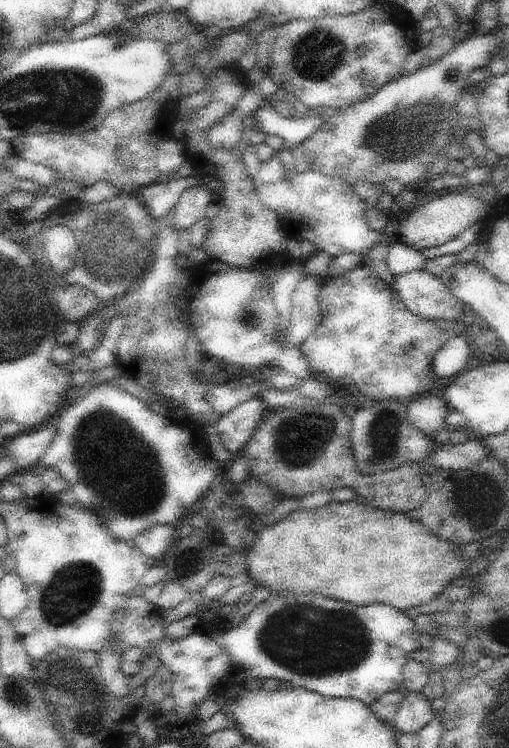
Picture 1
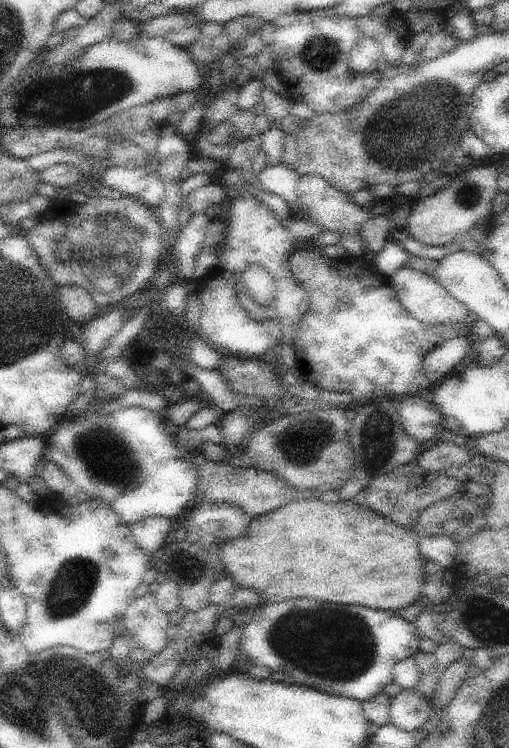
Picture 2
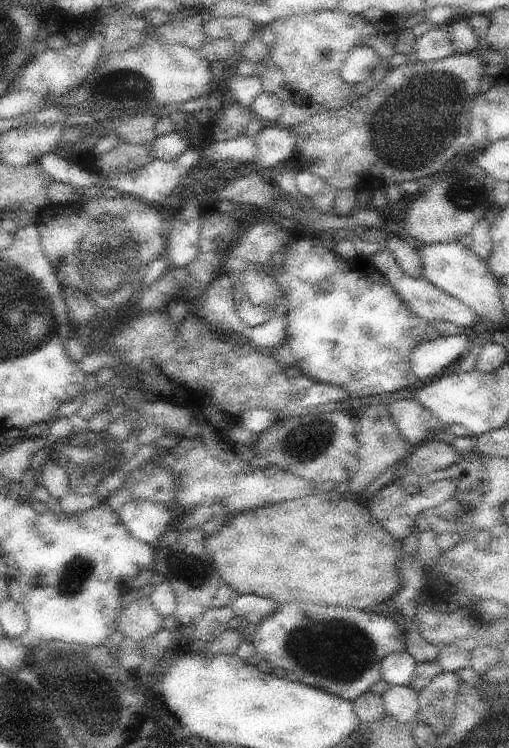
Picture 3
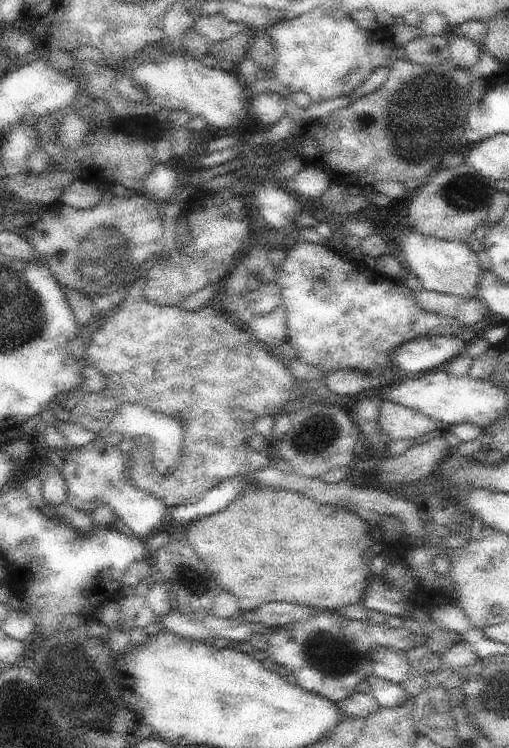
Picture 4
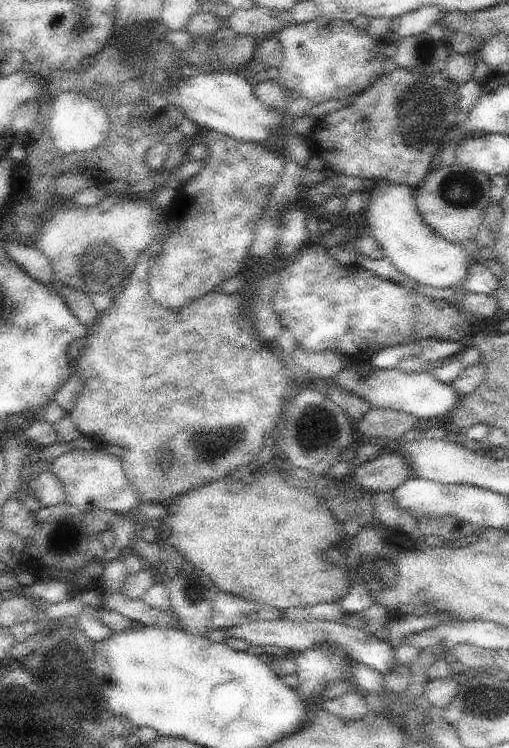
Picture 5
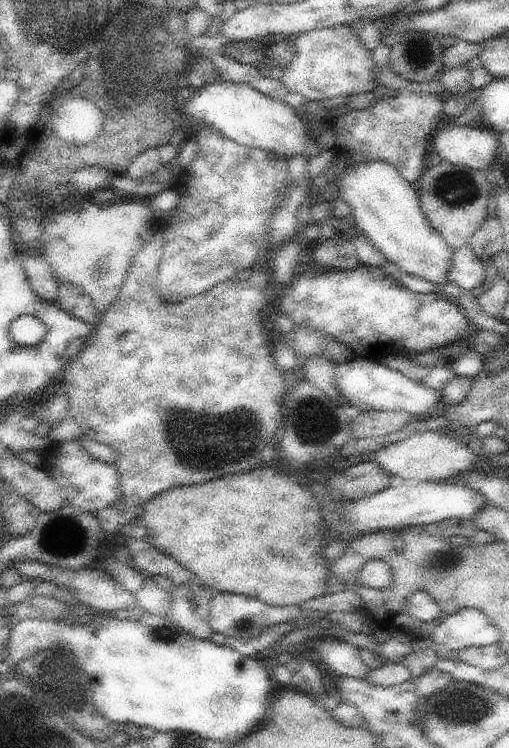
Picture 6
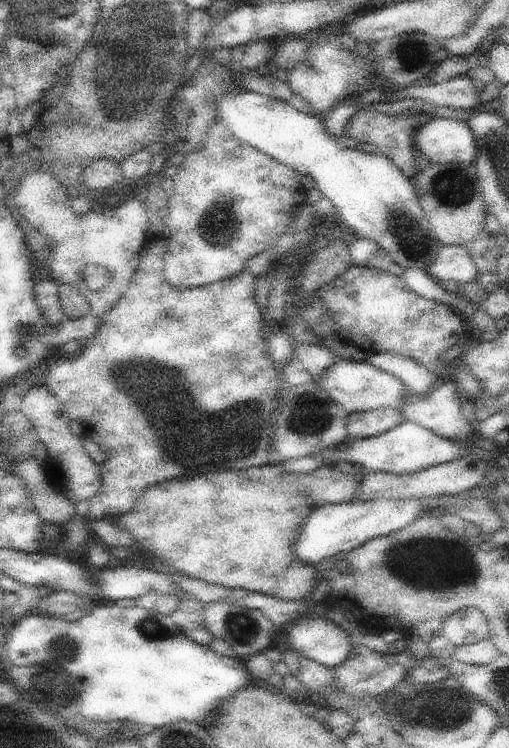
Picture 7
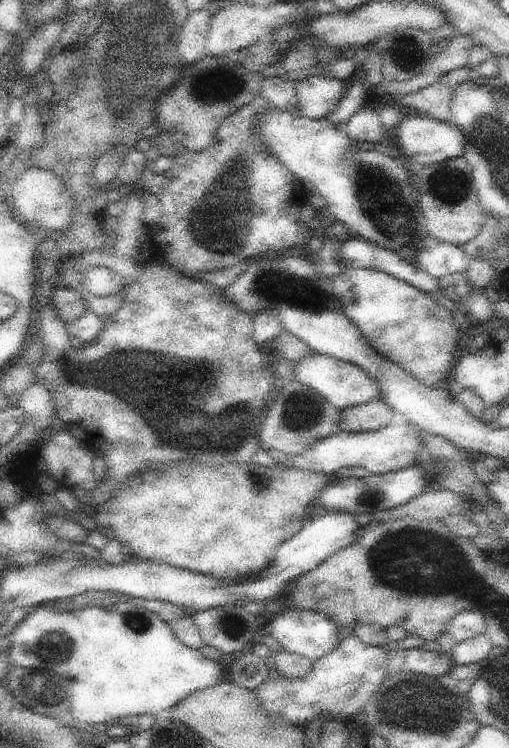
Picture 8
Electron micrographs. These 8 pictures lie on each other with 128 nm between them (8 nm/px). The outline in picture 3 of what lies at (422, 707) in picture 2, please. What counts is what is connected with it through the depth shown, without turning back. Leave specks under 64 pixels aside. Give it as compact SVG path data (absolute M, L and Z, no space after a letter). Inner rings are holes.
M388 685L381 697L387 712L401 723L418 722L418 693L410 685Z

